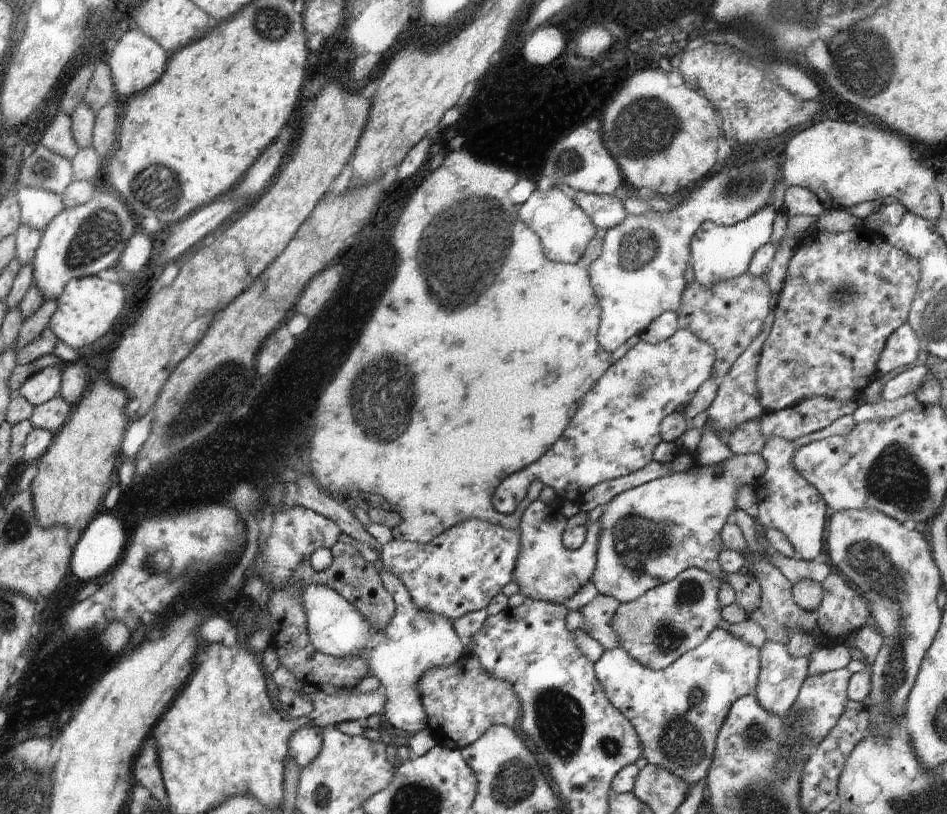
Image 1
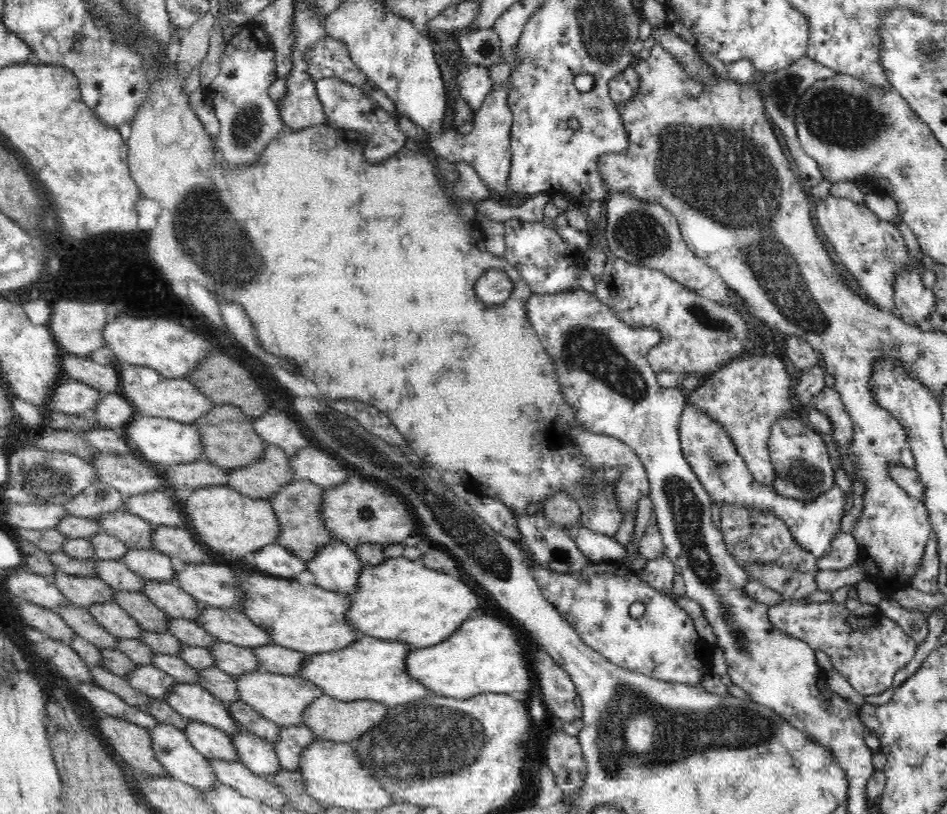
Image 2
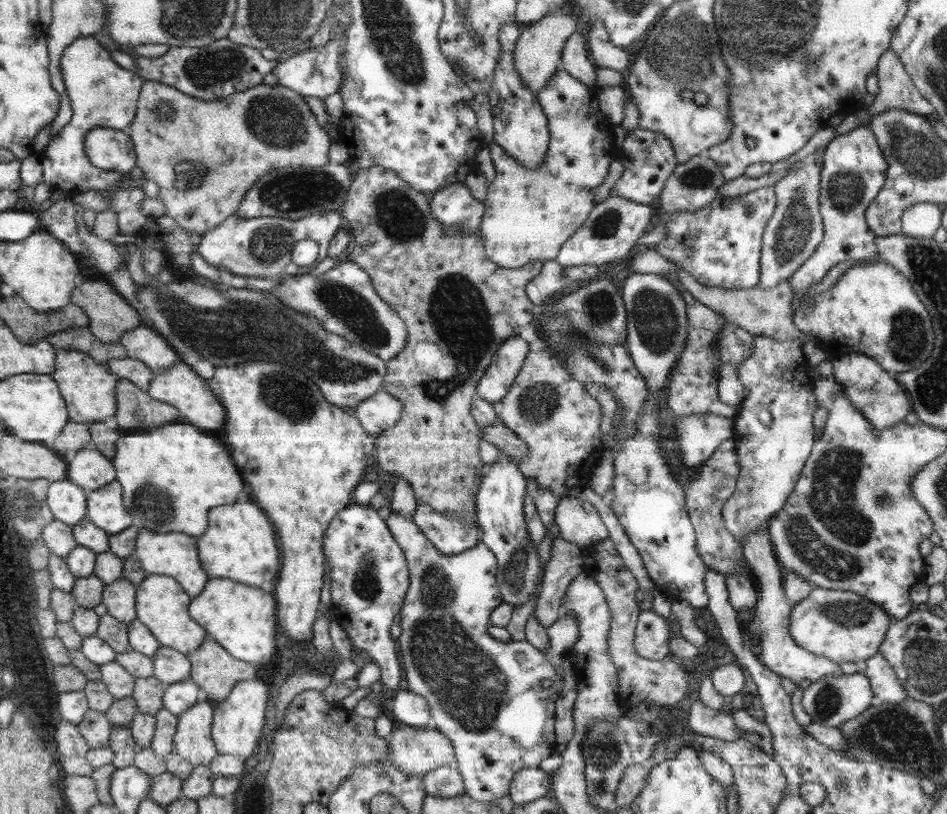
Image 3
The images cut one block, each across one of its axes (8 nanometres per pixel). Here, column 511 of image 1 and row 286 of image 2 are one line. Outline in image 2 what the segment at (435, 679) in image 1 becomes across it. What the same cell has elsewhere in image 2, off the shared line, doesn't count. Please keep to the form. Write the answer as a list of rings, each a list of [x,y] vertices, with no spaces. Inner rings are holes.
[[[615,192],[606,203],[606,239],[609,249],[630,264],[662,271],[672,280],[691,292],[713,300],[718,304],[728,302],[728,285],[724,279],[698,258],[686,245],[681,236],[678,219],[661,204],[651,203],[634,197],[632,193]]]

